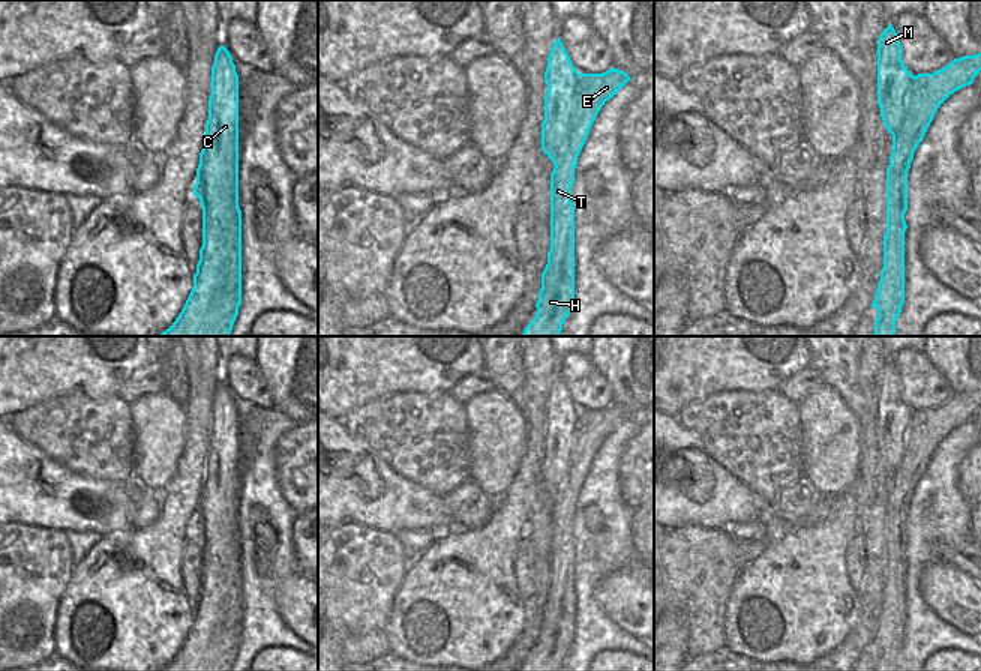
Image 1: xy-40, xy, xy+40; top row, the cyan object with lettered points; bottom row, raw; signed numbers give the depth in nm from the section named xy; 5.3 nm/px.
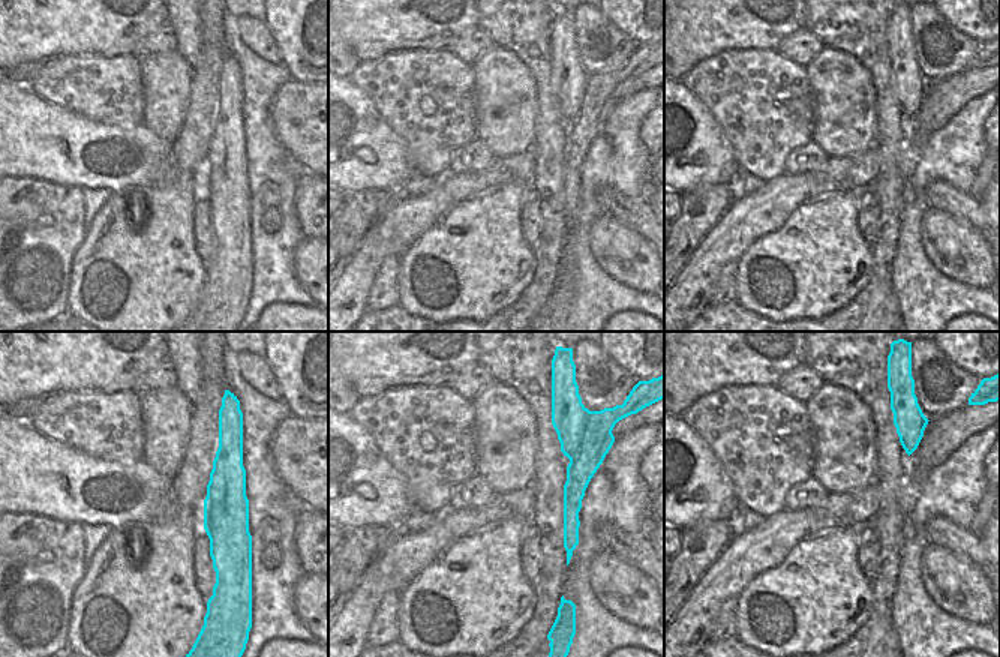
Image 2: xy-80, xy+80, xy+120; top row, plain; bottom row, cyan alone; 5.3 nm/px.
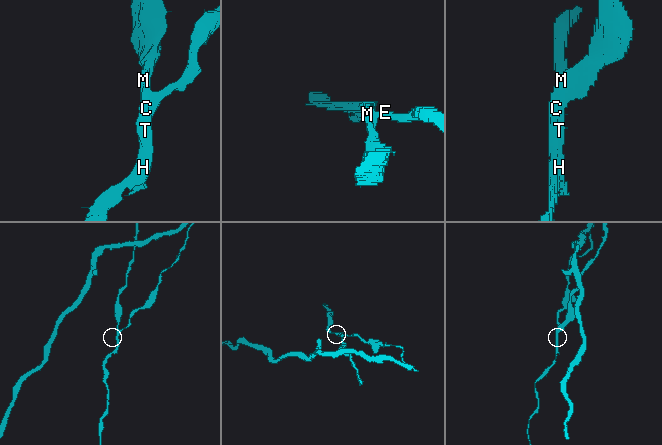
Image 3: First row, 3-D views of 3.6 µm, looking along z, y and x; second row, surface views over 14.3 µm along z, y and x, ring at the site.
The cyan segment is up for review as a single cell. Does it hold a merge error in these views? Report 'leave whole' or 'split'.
split

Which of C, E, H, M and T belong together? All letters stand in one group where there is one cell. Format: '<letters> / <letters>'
C M / E H T

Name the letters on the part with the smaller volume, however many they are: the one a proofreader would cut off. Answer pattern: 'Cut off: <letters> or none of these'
Cut off: C, M.

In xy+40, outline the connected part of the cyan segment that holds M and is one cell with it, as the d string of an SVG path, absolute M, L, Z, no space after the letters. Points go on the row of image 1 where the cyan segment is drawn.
M890 24L878 39L878 105L884 126L894 137L908 111L908 93L914 75L902 60L898 36Z

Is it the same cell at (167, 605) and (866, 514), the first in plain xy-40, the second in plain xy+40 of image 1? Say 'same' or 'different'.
different

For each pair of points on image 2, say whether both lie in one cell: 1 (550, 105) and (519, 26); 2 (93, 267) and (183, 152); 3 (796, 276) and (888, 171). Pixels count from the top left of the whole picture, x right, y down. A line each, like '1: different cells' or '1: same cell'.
1: same cell
2: same cell
3: different cells

